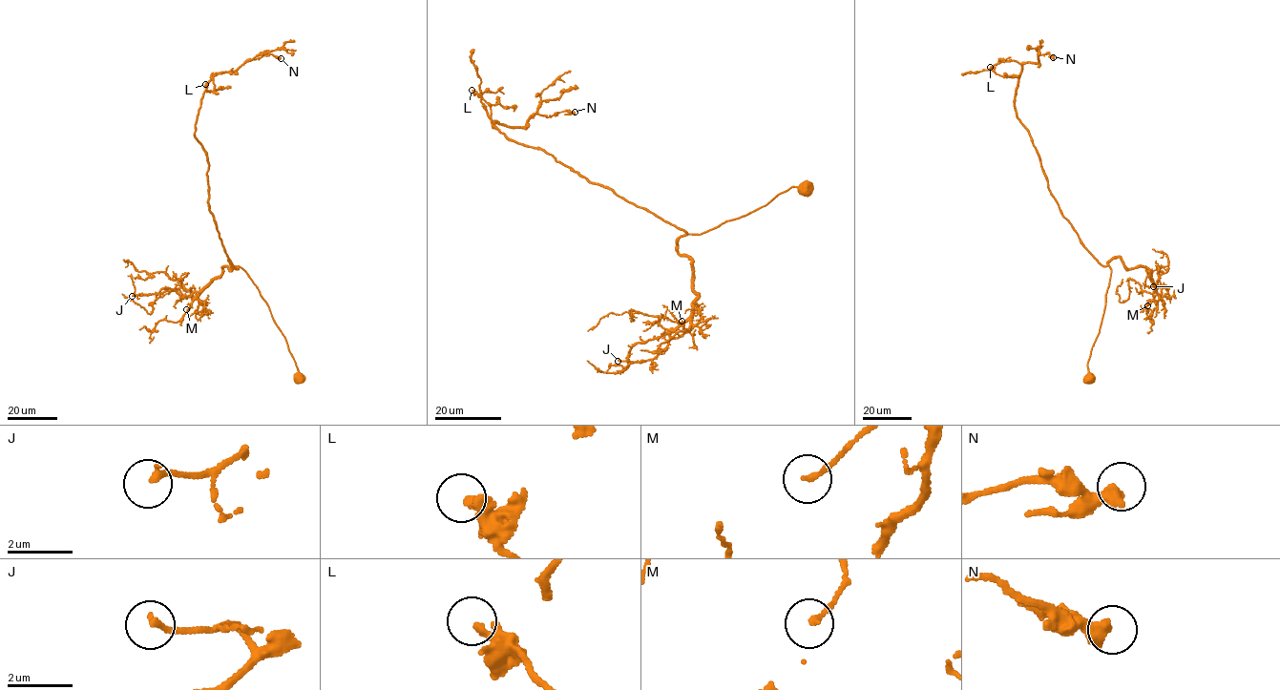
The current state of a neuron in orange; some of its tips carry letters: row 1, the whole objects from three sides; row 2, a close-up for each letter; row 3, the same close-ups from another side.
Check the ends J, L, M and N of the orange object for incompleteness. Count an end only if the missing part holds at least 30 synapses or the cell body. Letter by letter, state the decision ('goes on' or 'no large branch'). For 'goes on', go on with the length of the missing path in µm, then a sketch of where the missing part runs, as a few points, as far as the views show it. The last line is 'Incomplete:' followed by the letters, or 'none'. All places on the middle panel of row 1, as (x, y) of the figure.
J: no large branch
L: no large branch
M: no large branch
N: no large branch
Incomplete: none

